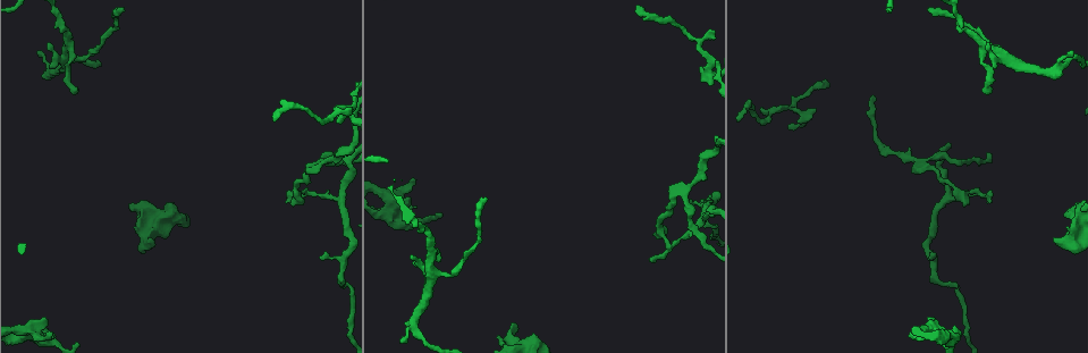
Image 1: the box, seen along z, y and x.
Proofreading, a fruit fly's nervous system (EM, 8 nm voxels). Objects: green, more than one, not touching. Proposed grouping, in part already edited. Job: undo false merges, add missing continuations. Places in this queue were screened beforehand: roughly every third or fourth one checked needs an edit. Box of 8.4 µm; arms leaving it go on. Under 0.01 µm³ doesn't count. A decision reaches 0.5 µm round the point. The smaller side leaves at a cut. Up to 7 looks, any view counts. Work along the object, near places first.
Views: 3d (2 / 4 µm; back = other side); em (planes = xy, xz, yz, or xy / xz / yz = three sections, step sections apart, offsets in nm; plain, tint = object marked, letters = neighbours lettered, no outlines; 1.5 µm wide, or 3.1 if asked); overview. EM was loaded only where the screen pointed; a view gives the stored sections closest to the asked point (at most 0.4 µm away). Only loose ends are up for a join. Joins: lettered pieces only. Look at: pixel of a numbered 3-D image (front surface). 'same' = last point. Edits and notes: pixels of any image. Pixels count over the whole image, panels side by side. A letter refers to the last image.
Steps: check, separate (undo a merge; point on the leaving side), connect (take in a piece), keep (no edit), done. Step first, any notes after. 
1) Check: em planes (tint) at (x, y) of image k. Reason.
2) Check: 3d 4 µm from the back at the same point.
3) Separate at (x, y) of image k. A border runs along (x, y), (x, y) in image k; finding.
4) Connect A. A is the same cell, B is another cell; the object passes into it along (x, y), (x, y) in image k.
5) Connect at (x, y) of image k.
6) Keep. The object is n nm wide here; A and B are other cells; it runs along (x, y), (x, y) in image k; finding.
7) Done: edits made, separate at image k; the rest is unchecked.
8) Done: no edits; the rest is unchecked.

Check: em planes (letters) at (409, 198) of image 1. Branch stops here.

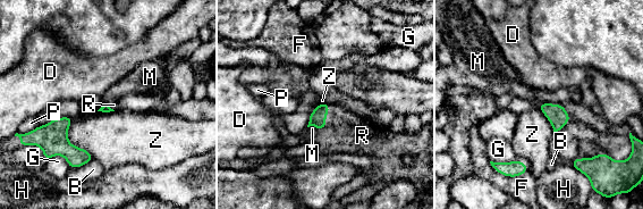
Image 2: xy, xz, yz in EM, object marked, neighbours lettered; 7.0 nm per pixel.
Connect R. R is the same cell, B, D, F, G, H, M, P and Z are other cells; the object passes into it along (318, 117), (327, 114), (356, 131) in image 2; the neuron continues.

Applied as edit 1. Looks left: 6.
Check: overview. Redraw.

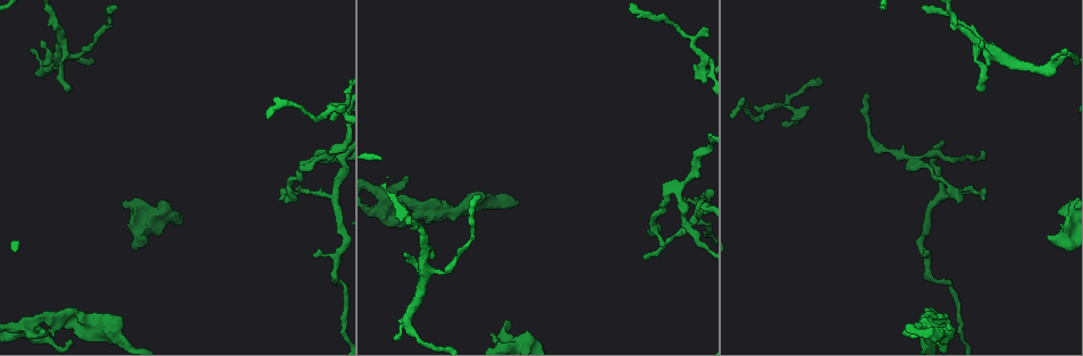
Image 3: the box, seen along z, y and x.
Check: em planes (letters) at (315, 253) of image 3. Thin end.

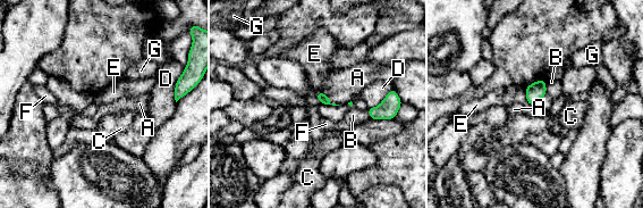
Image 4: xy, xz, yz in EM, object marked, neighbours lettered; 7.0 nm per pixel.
Keep. A, B, C, D, E, F and G are other cells; a border runs along (547, 81), (546, 93) in image 4; none of them fits.

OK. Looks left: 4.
Check: em planes (letters) at (143, 237) of image 3. Branch stops here.

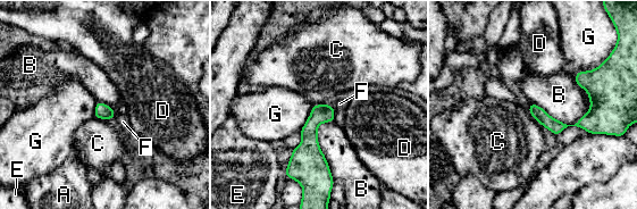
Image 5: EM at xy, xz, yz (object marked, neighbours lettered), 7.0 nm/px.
Keep. A, B, C, D, E, F and G are other cells; it runs along (605, 105), (573, 125), (531, 109) in image 5; none of them fits.

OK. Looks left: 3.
Done: edits made, connect at image 2; the rest is unchecked.

